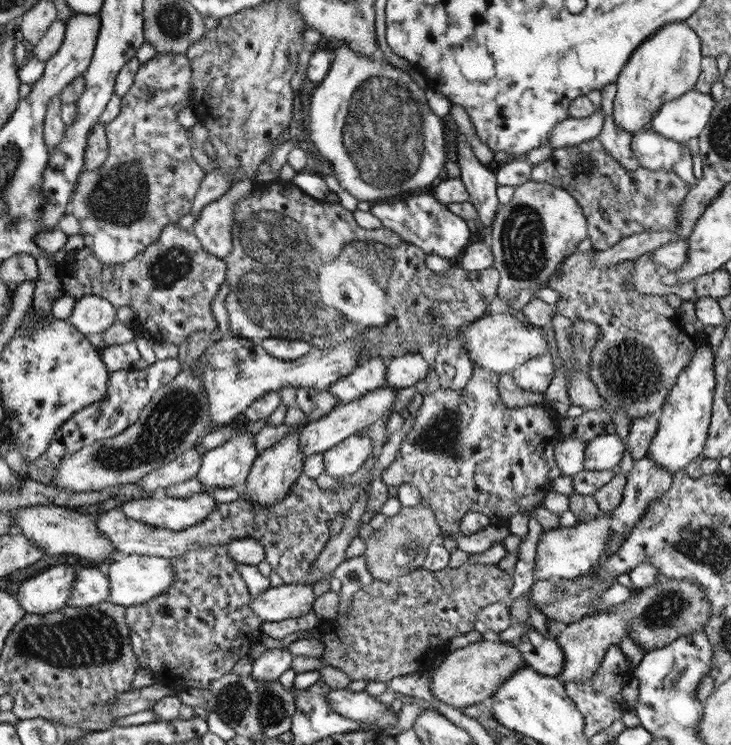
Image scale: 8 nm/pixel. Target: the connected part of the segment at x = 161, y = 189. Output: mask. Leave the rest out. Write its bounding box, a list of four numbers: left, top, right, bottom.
[68,54,206,263]

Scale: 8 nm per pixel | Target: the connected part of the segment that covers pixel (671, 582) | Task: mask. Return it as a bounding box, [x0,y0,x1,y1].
[555,575,710,682]

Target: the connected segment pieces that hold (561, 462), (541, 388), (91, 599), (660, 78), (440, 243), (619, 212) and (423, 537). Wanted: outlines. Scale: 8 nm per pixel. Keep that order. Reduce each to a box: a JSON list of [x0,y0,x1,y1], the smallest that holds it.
[[553,436,586,477],[511,353,558,392],[71,567,110,608],[612,21,702,133],[370,194,473,260],[532,138,691,251],[365,498,440,581]]

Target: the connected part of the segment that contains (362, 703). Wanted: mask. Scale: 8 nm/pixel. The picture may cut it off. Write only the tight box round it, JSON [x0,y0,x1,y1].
[328,689,397,729]

